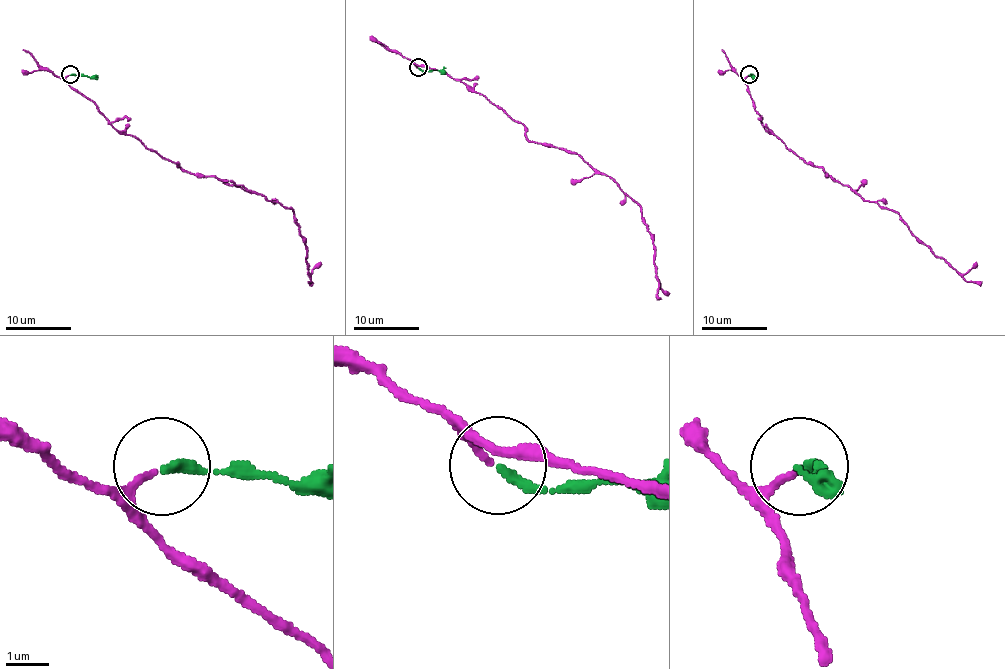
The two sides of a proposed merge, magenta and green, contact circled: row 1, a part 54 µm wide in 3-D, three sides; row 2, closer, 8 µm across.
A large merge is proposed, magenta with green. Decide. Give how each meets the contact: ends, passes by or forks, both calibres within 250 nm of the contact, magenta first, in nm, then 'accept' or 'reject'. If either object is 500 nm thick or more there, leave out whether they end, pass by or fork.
magenta ends; green ends; calibres 140 and 220 nm; accept

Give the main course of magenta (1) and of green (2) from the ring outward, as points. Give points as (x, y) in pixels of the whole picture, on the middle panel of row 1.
1: (417, 67), (484, 95), (530, 141), (576, 152), (627, 193), (651, 234), (661, 299)
2: (417, 67), (422, 70), (445, 67)

